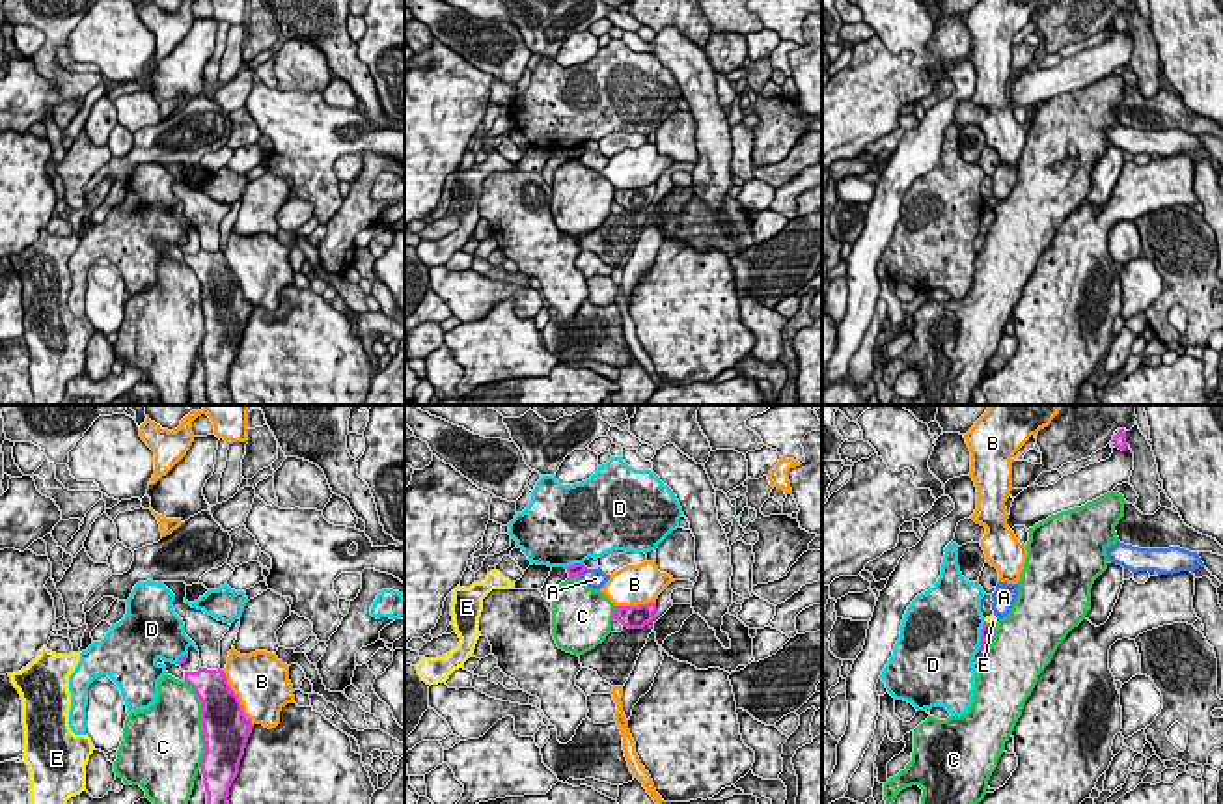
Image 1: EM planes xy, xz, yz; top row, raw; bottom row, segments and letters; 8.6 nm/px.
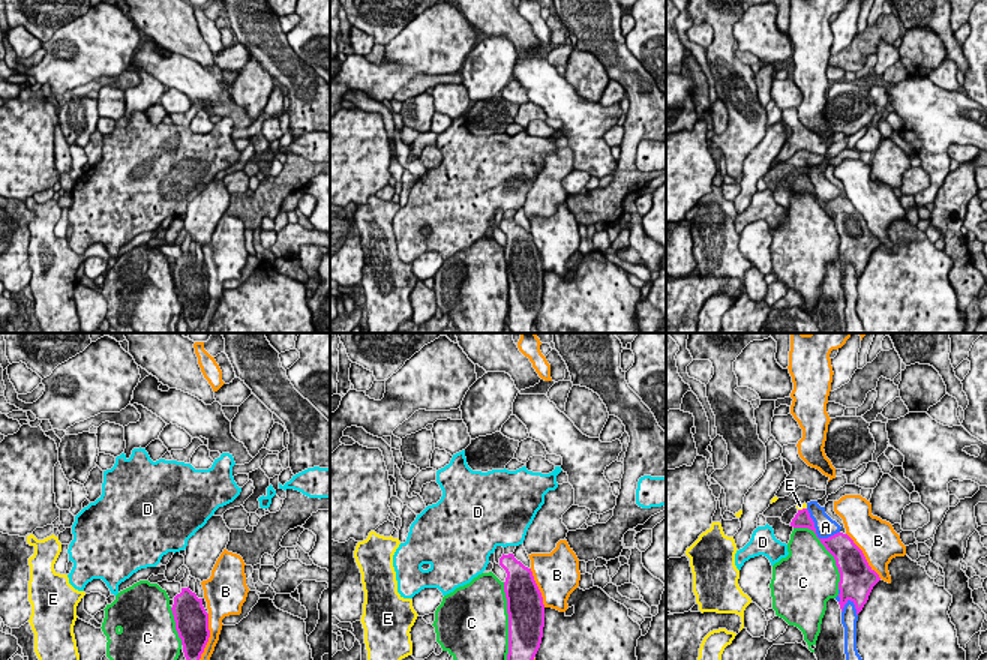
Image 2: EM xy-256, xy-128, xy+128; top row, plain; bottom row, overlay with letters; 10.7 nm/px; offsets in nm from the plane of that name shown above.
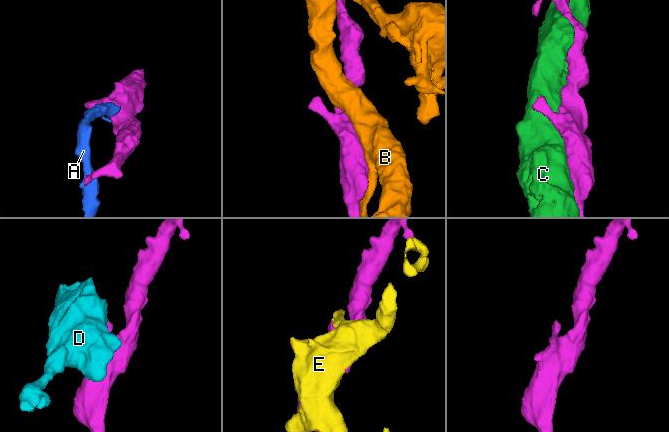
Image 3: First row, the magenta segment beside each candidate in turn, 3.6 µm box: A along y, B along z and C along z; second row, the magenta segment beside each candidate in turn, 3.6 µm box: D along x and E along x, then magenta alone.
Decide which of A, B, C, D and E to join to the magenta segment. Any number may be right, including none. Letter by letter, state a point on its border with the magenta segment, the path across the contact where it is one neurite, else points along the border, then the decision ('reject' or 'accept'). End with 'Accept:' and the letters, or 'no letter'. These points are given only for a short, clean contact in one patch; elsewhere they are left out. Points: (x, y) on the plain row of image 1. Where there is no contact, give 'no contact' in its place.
A: contact xz (582, 153); reject
B: contact xy (237, 280); reject
C: contact xy (202, 306); reject
D: contact yz (981, 219); border yz (985, 204), (977, 232); reject
E: contact yz (989, 206); reject
Accept: no letter

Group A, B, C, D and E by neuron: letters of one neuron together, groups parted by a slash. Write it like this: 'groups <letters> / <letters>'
groups A / B / C / D / E

